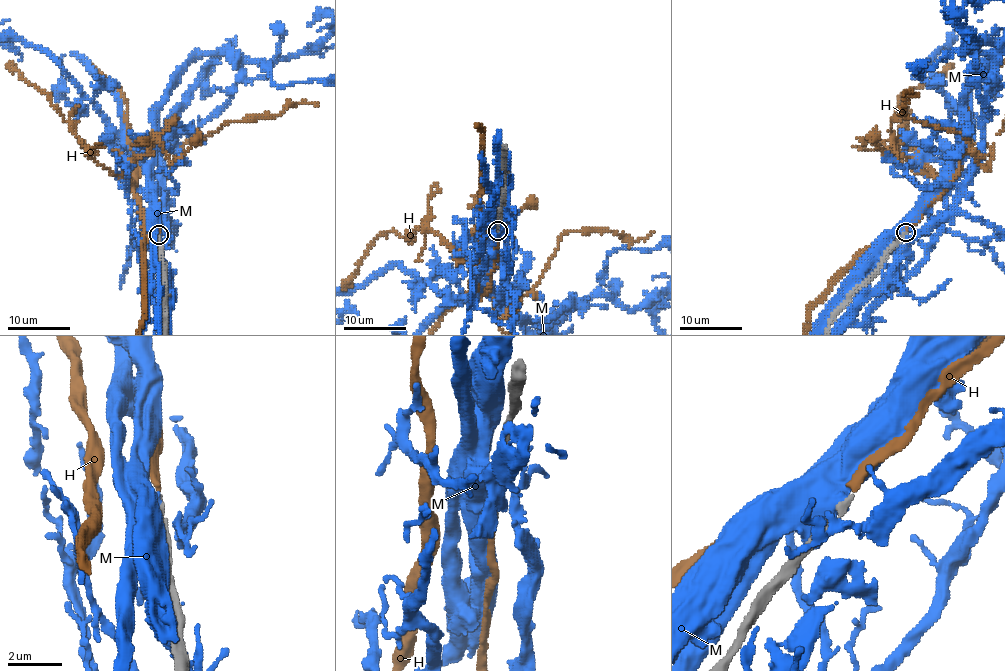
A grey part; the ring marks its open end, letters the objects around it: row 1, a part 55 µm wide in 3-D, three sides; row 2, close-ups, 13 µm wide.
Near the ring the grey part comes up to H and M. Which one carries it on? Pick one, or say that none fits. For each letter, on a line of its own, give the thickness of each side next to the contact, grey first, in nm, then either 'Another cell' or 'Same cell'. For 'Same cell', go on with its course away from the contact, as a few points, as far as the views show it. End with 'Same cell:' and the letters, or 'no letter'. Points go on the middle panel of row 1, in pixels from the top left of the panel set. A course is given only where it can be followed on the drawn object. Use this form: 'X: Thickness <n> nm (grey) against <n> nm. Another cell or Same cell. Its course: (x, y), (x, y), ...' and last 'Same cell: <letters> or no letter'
H: Thickness 220 nm (grey) against 280 nm. Same cell
M: Thickness 240 nm (grey) against 480 nm. Another cell
Same cell: H

